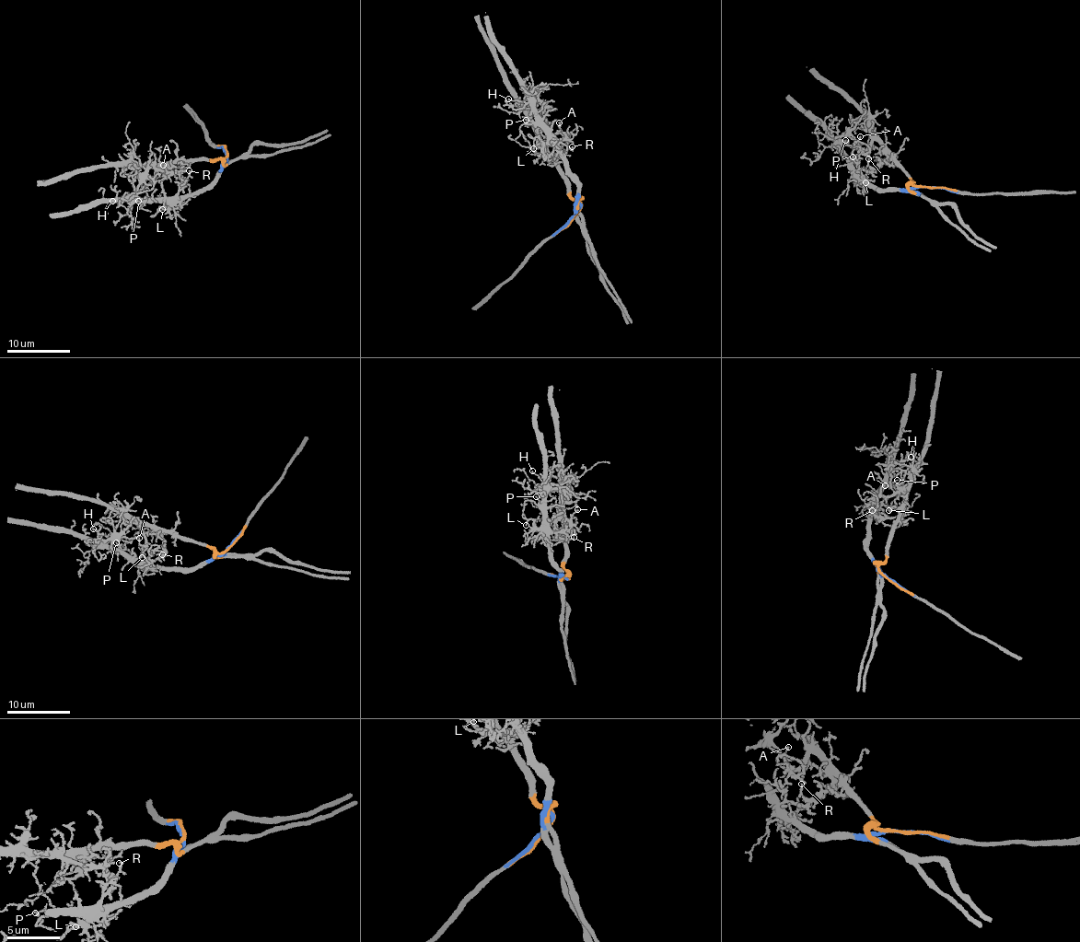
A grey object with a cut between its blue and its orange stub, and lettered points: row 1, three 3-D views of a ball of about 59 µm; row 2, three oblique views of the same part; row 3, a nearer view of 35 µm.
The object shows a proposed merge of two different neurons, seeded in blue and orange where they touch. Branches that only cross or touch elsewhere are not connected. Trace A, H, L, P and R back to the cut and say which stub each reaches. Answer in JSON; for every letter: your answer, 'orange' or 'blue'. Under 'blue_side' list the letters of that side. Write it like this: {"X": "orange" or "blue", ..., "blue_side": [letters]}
{"A": "orange", "H": "blue", "L": "blue", "P": "blue", "R": "blue", "blue_side": ["H", "L", "P", "R"]}

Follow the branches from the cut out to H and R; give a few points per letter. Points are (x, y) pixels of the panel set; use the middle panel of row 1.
H: (574, 215), (579, 206), (577, 182), (570, 171), (565, 155), (539, 122), (529, 100), (508, 98)
R: (574, 215), (579, 206), (577, 182), (558, 145), (560, 142), (565, 152), (572, 145)

